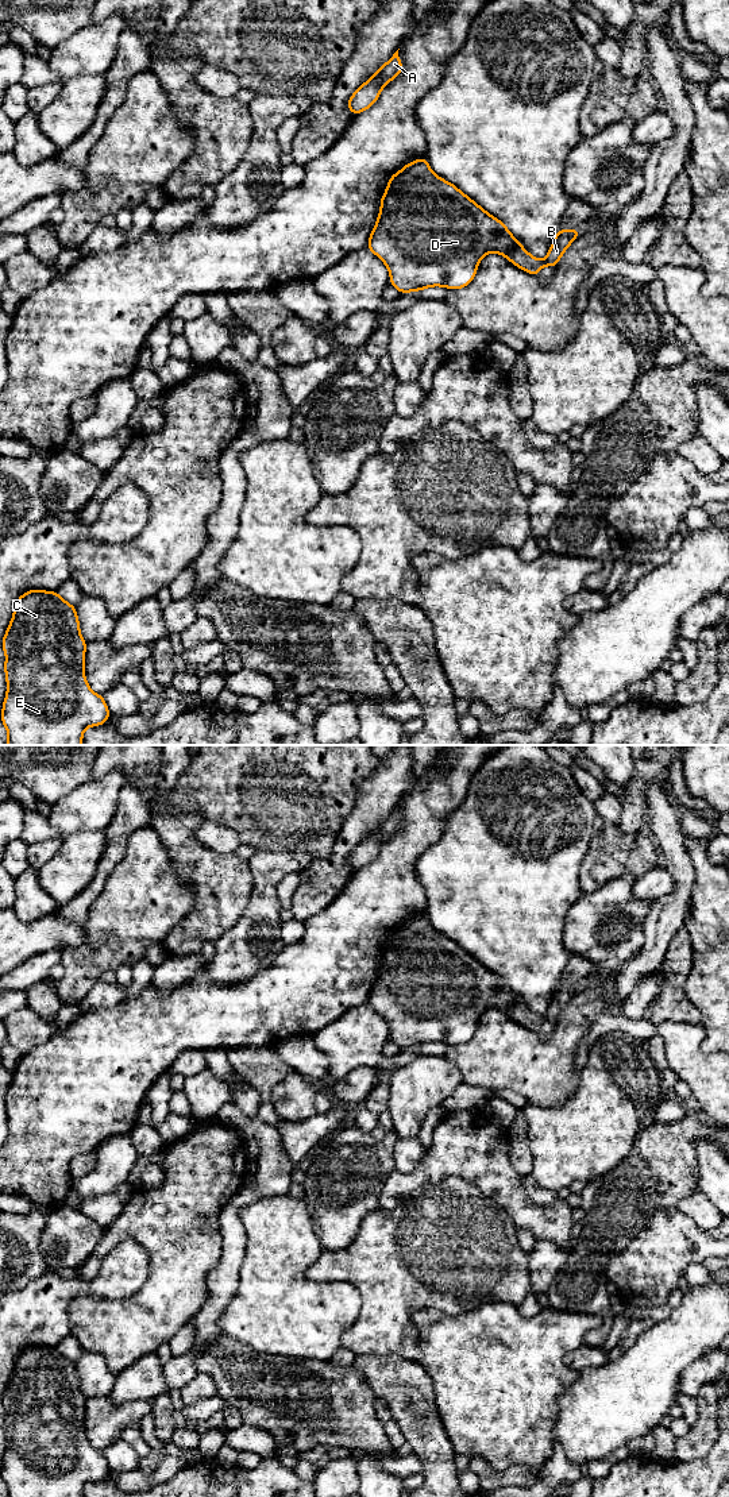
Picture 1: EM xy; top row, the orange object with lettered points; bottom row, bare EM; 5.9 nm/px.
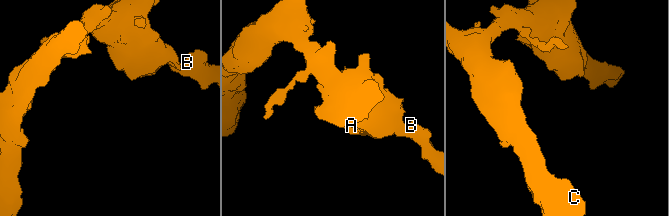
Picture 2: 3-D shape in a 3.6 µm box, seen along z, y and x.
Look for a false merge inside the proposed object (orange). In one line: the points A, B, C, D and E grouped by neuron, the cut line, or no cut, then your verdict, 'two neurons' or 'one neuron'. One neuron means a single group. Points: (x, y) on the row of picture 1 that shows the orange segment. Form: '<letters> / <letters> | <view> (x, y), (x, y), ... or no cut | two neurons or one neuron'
A B C D E | no cut | one neuron

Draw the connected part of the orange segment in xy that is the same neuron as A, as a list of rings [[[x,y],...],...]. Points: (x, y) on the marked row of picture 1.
[[[398,50],[382,65],[374,76],[362,84],[350,97],[347,107],[352,116],[369,109],[379,97],[381,90],[402,72]]]

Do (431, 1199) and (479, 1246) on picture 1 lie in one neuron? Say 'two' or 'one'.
one

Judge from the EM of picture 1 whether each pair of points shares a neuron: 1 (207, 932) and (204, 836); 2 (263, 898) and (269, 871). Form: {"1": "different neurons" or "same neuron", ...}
{"1": "different neurons", "2": "same neuron"}

